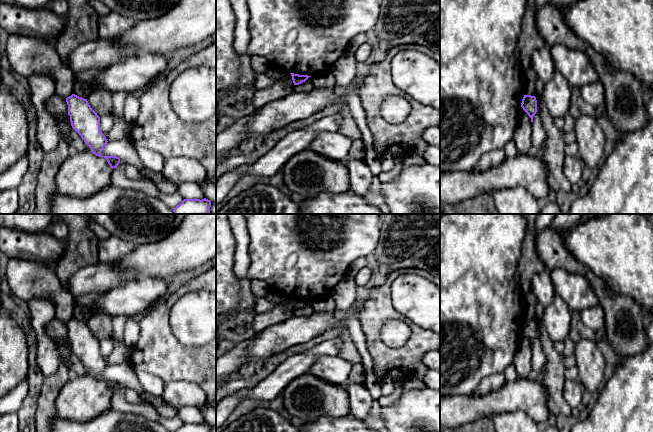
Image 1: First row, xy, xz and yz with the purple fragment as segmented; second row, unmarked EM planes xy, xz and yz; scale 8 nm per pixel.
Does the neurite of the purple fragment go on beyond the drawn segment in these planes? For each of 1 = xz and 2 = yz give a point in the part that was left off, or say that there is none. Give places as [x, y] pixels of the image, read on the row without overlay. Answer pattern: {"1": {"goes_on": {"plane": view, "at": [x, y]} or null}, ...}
{"1": {"goes_on": null}, "2": {"goes_on": null}}

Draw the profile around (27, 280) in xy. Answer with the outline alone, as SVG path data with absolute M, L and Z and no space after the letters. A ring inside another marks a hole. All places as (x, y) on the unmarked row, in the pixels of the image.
M9 259L6 278L15 297L27 302L47 298L55 304L58 320L67 322L73 318L75 297L62 286L56 271L44 263Z

